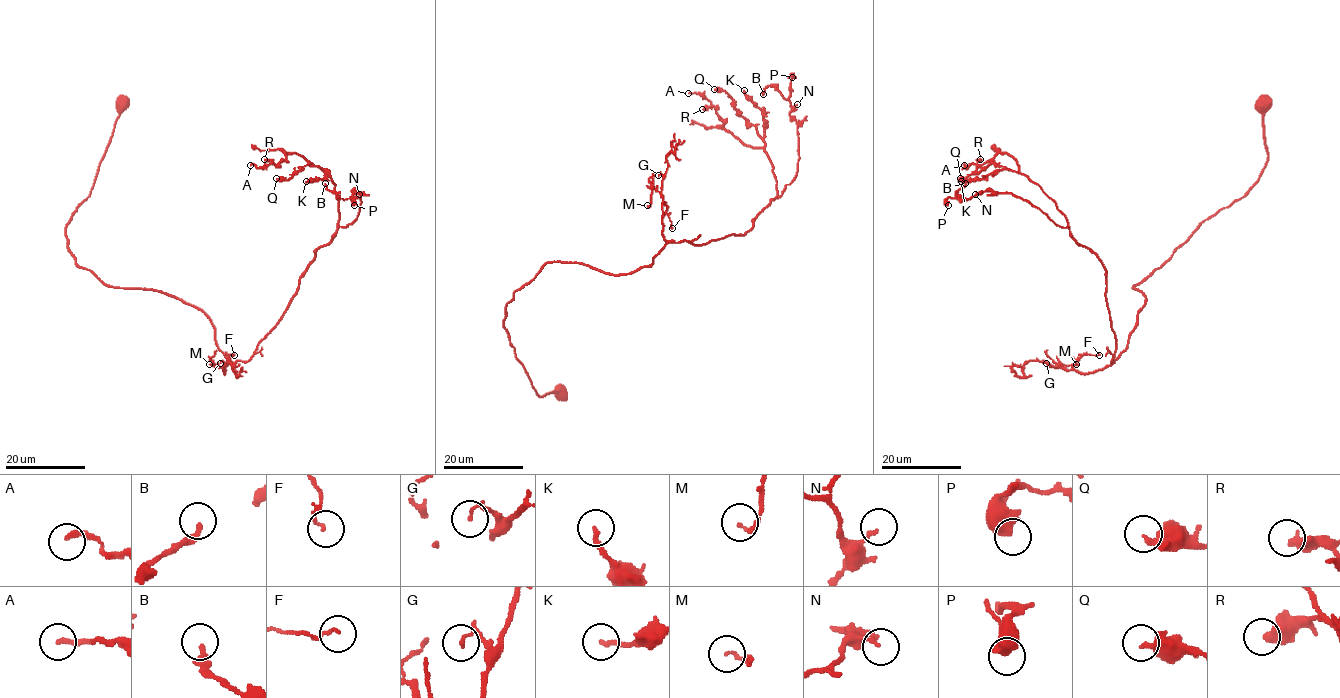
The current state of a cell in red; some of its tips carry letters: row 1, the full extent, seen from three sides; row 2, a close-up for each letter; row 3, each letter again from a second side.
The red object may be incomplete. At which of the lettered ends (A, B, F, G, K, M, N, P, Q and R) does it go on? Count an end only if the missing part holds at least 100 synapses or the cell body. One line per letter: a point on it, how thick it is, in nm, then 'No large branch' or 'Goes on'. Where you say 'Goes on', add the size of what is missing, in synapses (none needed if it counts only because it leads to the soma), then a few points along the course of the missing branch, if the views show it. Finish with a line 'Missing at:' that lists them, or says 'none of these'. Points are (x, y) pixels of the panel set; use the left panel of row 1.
A: Place: (250, 165). Thickness 200 nm. No large branch
B: Place: (325, 183). Thickness 280 nm. No large branch
F: Place: (234, 355). Thickness 110 nm. No large branch
G: Place: (220, 363). Thickness 80 nm. No large branch
K: Place: (306, 181). Thickness 180 nm. No large branch
M: Place: (209, 364). Thickness 110 nm. No large branch
N: Place: (359, 194). Thickness 160 nm. No large branch
P: Place: (354, 205). Thickness 600 nm. No large branch
Q: Place: (276, 178). Thickness 360 nm. No large branch
R: Place: (264, 159). Thickness 460 nm. No large branch
Missing at: none of these

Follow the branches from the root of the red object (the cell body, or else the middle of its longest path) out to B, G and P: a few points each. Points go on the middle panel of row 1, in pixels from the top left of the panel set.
B: (558, 394), (515, 355), (513, 294), (547, 263), (623, 275), (748, 231), (799, 159), (763, 94)
G: (558, 394), (537, 394), (504, 328), (506, 305), (547, 263), (612, 275), (649, 266), (665, 244), (658, 175)
P: (558, 394), (515, 355), (513, 294), (547, 263), (623, 275), (669, 242), (748, 231), (797, 171), (792, 77)

